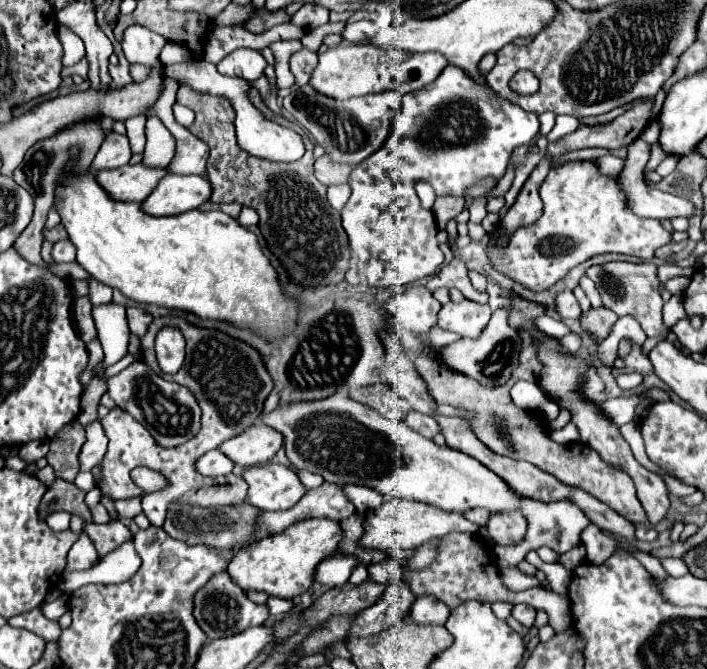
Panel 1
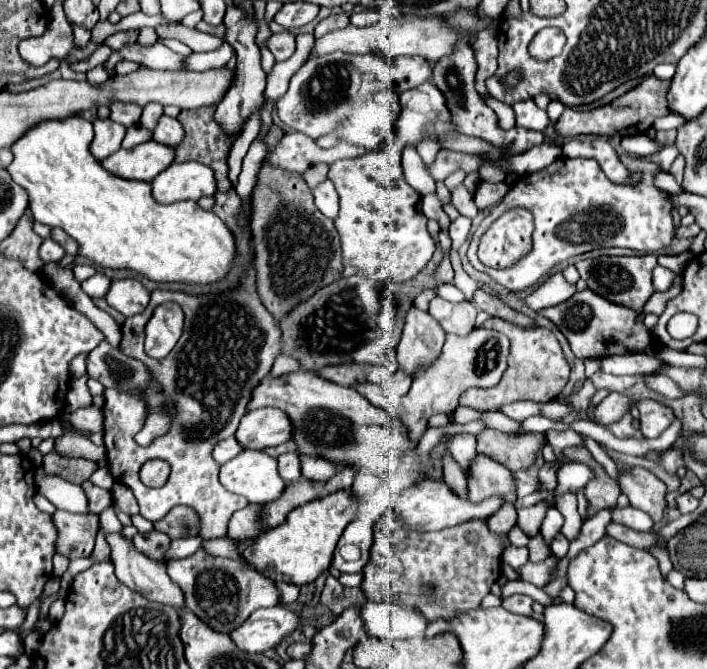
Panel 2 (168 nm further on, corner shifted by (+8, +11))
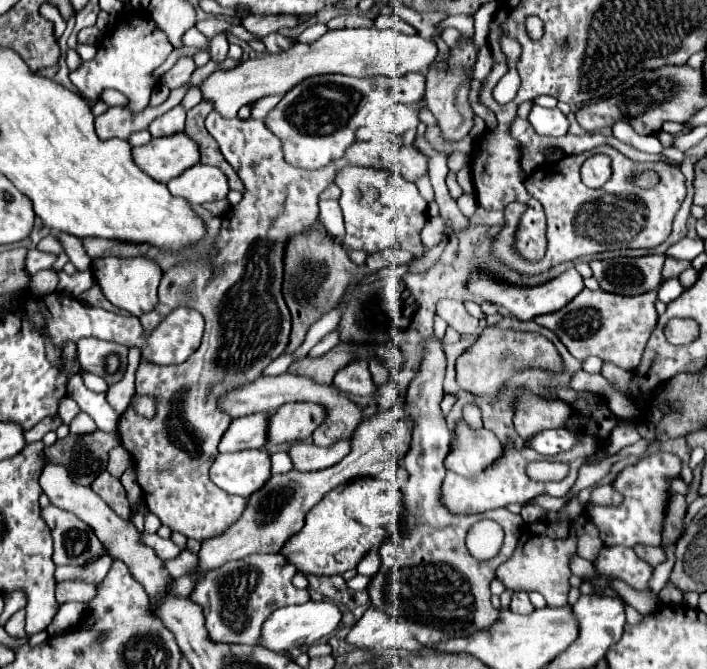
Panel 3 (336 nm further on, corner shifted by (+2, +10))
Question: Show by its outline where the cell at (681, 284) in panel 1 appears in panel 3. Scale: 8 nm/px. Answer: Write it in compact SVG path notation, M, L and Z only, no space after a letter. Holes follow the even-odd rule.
M670 278L670 280L662 282L662 286L658 290L658 300L662 300L664 304L670 304L682 292L684 292L684 286L680 284L680 280L678 278Z

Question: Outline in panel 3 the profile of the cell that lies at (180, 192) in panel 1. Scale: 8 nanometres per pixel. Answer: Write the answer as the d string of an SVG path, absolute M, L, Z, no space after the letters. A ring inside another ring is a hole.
M206 164L192 166L178 178L170 180L168 190L174 196L186 198L190 204L206 204L212 200L222 200L228 196L228 178L222 174L222 170Z

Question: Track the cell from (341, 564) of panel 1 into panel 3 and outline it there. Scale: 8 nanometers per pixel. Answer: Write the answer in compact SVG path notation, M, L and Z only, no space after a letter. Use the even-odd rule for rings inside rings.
M372 552L372 554L366 554L362 558L362 562L358 564L358 574L364 574L364 576L374 576L378 572L378 566L380 566L380 558L378 558L378 552Z

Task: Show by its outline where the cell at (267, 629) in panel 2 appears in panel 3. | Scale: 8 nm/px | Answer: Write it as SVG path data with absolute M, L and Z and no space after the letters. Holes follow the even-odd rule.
M306 602L306 604L300 604L300 606L284 606L284 608L278 608L266 622L264 622L264 628L262 628L262 640L260 644L268 650L274 650L274 652L284 652L284 650L290 650L294 646L312 646L316 640L324 638L324 636L330 636L338 624L342 620L342 612L338 610L338 606L334 602Z

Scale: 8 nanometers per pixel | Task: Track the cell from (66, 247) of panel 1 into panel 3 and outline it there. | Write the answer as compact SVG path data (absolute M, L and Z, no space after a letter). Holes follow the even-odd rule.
M28 250L26 254L26 270L30 274L30 278L40 272L40 270L46 270L46 268L52 268L52 264L56 262L56 256L54 254L46 254L46 252L40 252L40 250Z

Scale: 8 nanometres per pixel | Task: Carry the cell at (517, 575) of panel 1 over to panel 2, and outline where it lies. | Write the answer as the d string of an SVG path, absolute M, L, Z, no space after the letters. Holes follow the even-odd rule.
M548 557L542 563L526 563L520 567L520 579L534 583L536 587L544 587L548 583L548 575L556 565L556 557Z

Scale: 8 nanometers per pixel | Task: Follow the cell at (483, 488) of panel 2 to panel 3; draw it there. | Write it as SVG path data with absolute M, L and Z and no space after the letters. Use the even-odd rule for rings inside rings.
M460 420L454 434L452 450L444 460L444 466L454 474L476 476L502 456L500 440L486 428L472 430L464 420Z

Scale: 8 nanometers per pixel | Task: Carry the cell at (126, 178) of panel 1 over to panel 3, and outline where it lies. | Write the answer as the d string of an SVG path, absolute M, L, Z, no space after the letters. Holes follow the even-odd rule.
M178 132L166 138L152 138L148 144L134 148L132 156L150 178L166 184L194 166L200 160L200 150L186 132Z

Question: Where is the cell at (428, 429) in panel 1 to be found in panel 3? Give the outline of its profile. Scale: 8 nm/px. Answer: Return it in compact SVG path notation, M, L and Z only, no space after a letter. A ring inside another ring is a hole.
M358 358L342 370L338 370L338 376L334 376L334 386L342 392L356 396L374 396L376 392L376 384L372 382L368 362Z

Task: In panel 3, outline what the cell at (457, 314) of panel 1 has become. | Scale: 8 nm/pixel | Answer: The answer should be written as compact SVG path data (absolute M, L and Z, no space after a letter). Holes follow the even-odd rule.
M440 300L438 316L448 322L448 326L456 328L460 334L474 334L478 330L478 320L468 314L462 302L458 300Z

